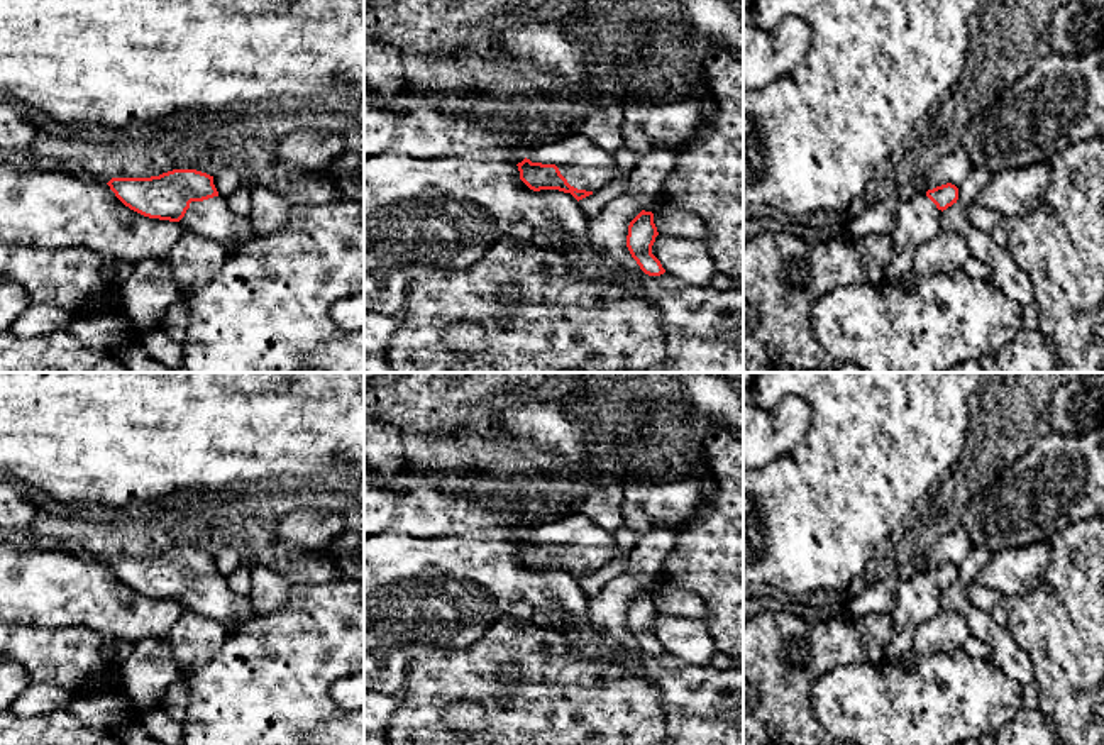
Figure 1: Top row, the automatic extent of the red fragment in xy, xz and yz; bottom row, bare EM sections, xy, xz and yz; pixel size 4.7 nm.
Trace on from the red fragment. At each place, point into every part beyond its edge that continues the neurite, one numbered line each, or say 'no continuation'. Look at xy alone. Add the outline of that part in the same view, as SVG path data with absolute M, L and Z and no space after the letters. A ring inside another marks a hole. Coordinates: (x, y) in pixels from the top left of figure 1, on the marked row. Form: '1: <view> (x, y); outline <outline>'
1: xy (212, 219); outline M222 195L191 201L178 224L186 230L222 244L229 251L244 247L256 235L251 220L234 213Z

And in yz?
1: yz (916, 222); outline M923 191L897 205L891 232L894 251L884 271L884 284L911 269L916 249L941 232L940 217L941 210Z

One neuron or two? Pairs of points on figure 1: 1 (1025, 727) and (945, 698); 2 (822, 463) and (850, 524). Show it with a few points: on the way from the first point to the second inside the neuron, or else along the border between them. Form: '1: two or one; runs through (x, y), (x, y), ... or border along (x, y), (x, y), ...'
1: two; border along (1023, 708), (1001, 727)
2: one; runs through (837, 478), (839, 508)

